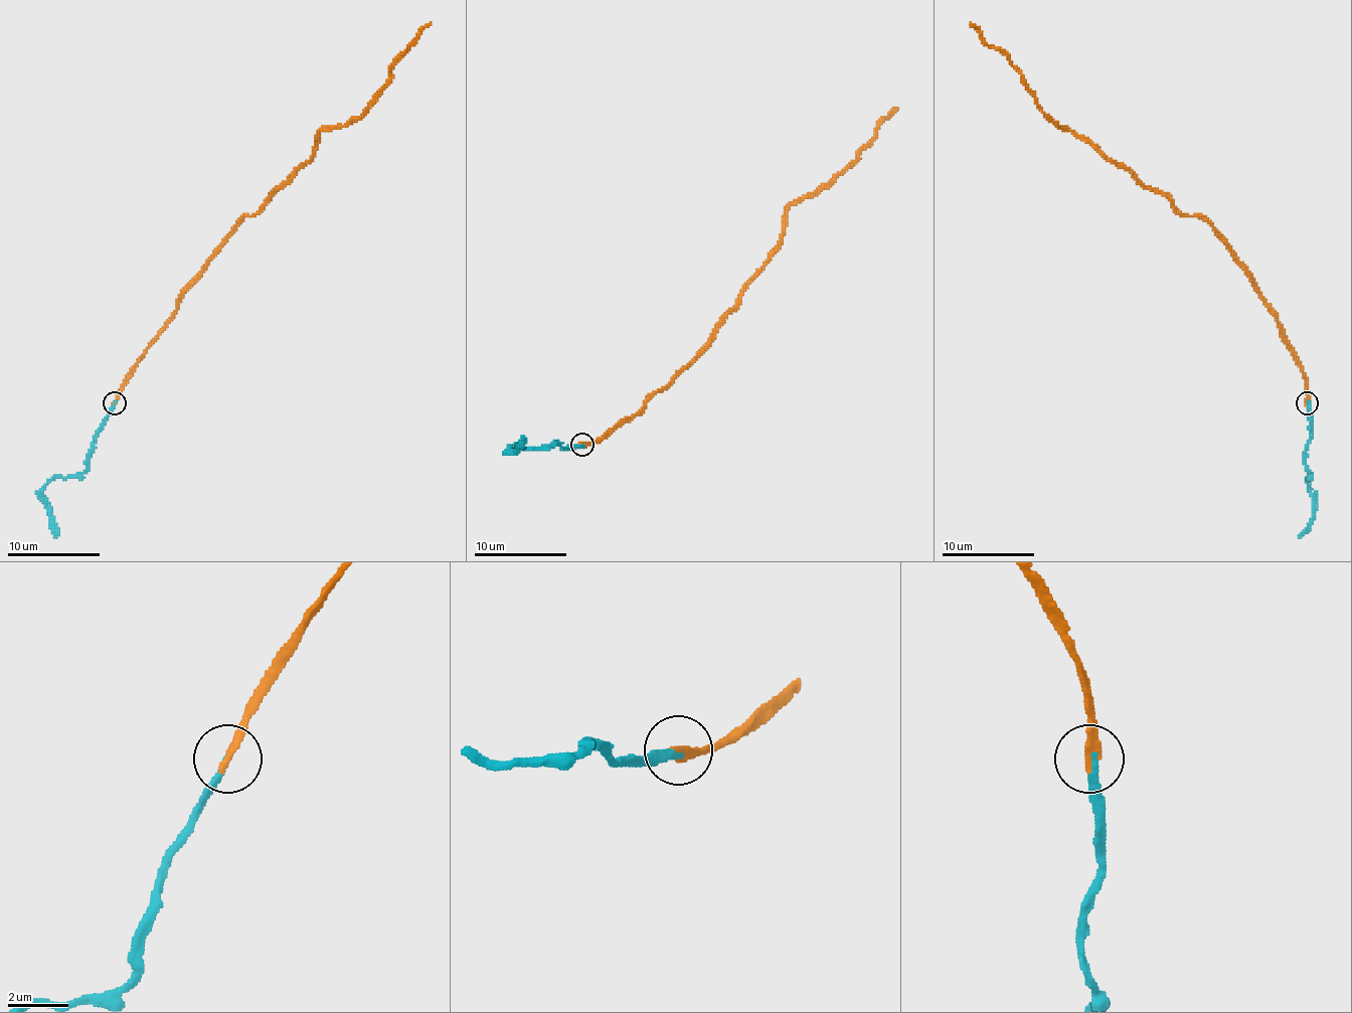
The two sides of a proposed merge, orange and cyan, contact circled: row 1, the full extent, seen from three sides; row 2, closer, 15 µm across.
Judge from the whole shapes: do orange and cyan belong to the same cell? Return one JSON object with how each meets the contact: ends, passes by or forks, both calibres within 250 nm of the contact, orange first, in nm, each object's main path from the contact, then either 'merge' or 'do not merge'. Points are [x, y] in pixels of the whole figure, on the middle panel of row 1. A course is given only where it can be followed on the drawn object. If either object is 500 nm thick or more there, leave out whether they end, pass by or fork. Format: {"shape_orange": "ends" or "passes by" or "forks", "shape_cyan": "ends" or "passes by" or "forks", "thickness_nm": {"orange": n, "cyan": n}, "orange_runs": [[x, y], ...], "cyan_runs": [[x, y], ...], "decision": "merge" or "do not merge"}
{"shape_orange": "ends", "shape_cyan": "ends", "thickness_nm": {"orange": 280, "cyan": 240}, "orange_runs": [[581, 445], [628, 421], [708, 343], [778, 243], [785, 211], [819, 193], [897, 108]], "cyan_runs": [[581, 445], [562, 447], [556, 443], [549, 447], [510, 447], [516, 450], [523, 436]], "decision": "merge"}

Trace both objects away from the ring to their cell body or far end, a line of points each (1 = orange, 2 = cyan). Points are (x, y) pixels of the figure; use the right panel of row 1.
1: (1308, 403), (1308, 380), (1285, 329), (1219, 234), (1055, 124), (1012, 61), (970, 22)
2: (1308, 403), (1310, 438), (1305, 466), (1310, 473), (1312, 523), (1298, 537)

